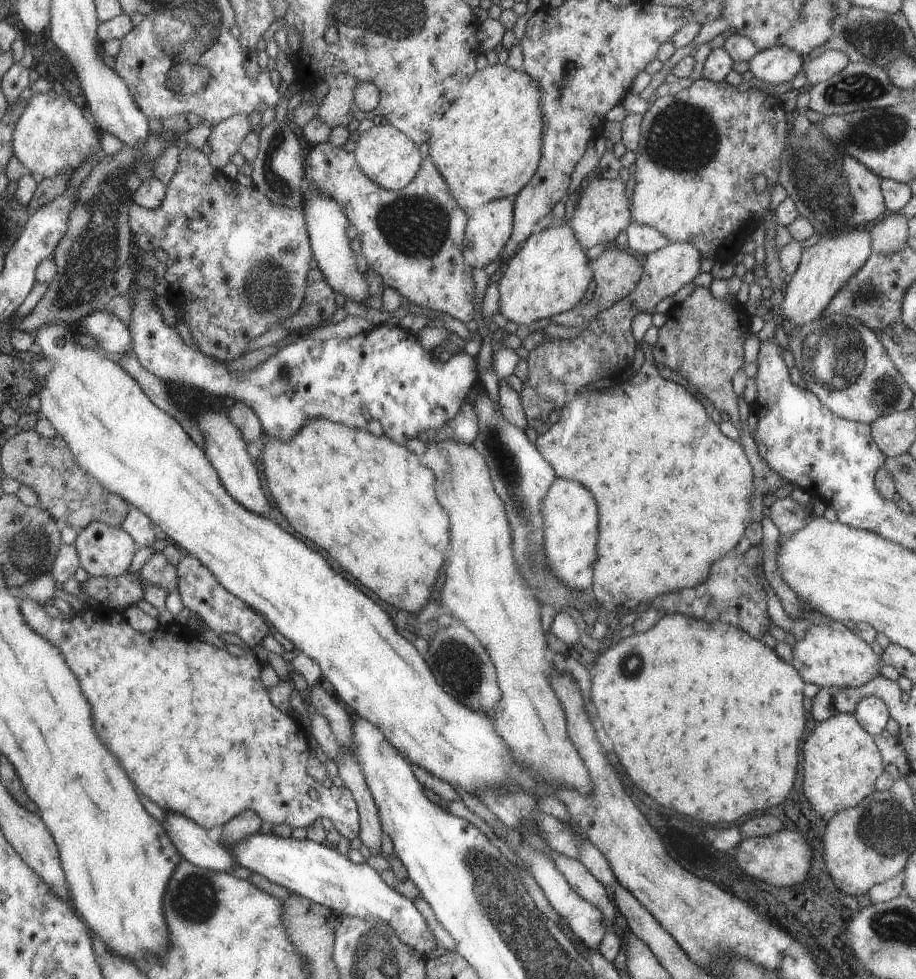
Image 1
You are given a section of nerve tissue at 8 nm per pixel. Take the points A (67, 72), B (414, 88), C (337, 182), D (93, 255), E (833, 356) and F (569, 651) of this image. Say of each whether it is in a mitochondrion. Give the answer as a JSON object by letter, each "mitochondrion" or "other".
{"A":"other","B":"other","C":"other","D":"mitochondrion","E":"mitochondrion","F":"other"}

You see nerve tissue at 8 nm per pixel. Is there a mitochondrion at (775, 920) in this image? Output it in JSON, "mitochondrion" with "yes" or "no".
{"mitochondrion":"no"}

